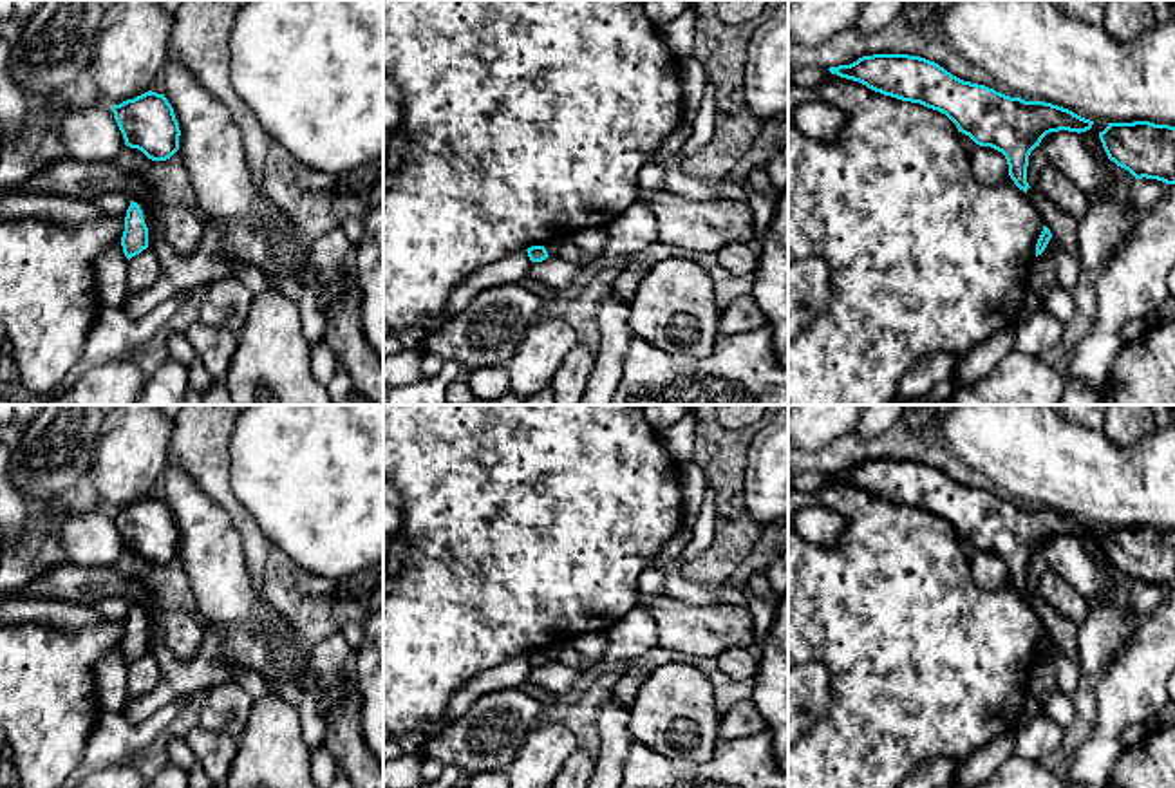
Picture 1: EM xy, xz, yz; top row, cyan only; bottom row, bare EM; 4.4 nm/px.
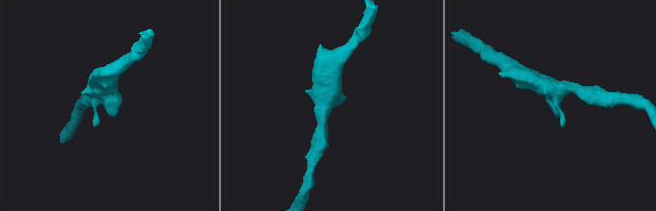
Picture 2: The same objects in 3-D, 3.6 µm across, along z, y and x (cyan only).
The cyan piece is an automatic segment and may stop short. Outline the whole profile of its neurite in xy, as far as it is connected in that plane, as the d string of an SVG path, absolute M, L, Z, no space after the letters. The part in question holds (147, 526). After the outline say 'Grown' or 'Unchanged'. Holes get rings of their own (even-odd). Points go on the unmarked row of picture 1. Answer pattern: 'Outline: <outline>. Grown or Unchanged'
Outline: M145 497L112 511L125 549L152 566L166 566L179 555L179 528L164 499Z. Unchanged

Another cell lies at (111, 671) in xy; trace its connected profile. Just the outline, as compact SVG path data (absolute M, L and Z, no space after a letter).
M121 647L96 663L96 690L103 710L121 712L128 701L128 663Z

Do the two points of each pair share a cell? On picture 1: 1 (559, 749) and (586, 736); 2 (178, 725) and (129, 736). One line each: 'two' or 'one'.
1: two
2: two

